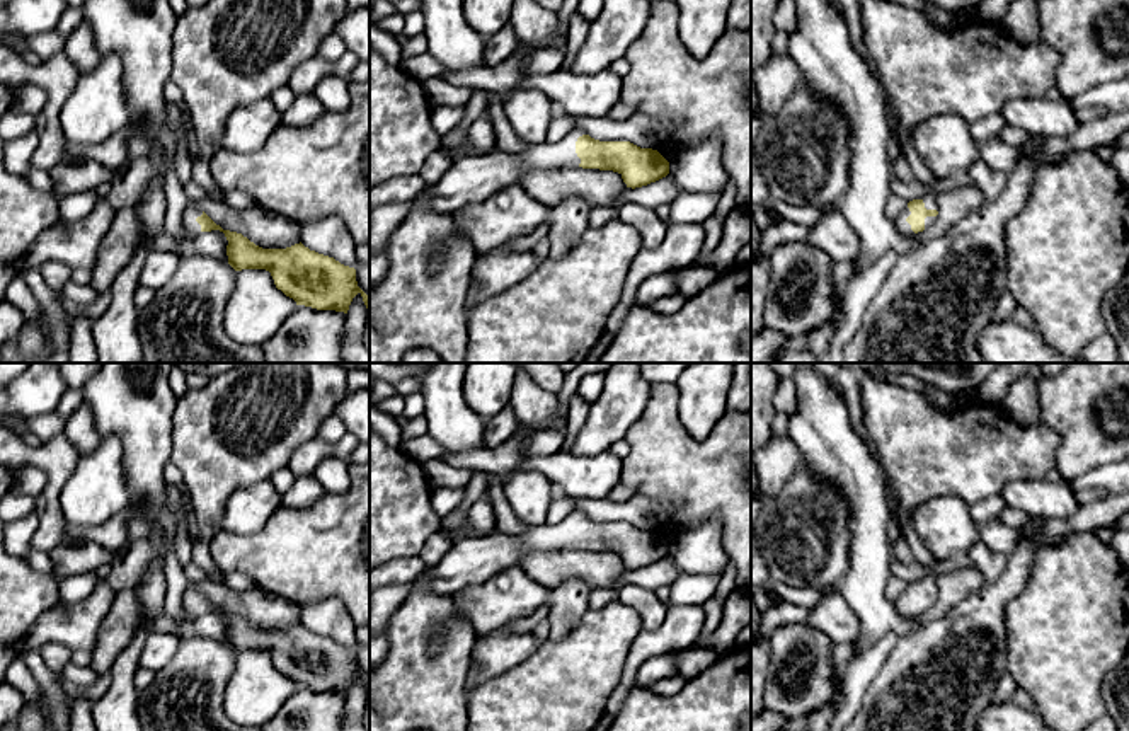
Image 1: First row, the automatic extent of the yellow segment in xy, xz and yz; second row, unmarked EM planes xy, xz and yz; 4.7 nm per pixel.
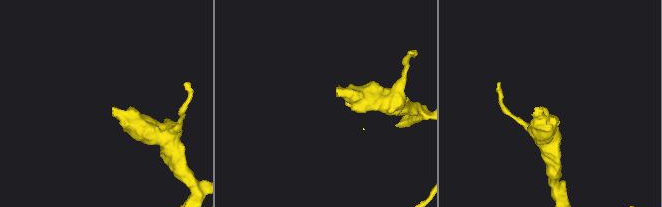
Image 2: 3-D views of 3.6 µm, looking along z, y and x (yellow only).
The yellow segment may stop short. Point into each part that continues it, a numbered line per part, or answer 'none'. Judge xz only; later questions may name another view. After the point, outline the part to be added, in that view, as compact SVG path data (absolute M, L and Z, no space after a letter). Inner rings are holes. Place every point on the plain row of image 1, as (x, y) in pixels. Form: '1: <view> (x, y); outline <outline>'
1: xz (472, 561); outline M574 509L567 518L552 525L530 525L519 535L494 532L484 537L463 537L436 564L426 566L429 590L443 595L460 591L468 584L480 584L492 576L521 564L528 552L553 552L579 549L576 523L586 516Z

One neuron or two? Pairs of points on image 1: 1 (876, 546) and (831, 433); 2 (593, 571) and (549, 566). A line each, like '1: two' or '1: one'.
1: one
2: one

